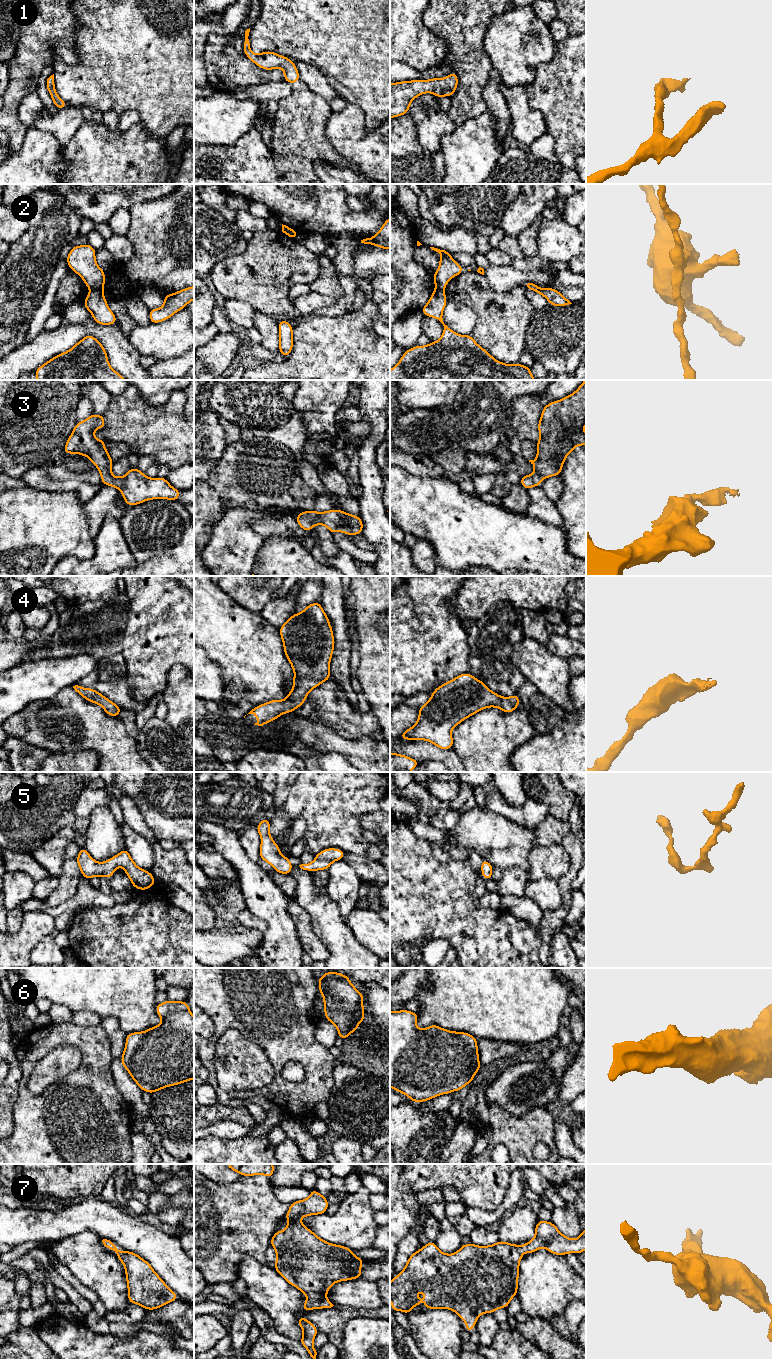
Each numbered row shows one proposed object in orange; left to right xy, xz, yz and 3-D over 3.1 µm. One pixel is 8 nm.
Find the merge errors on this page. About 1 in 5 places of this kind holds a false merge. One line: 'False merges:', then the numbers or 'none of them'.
False merges: 2

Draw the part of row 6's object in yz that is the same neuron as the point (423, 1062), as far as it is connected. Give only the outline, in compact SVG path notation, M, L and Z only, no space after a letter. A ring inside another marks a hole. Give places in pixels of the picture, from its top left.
M408 1010L390 1011L390 1087L405 1094L414 1103L461 1090L472 1082L477 1071L482 1068L479 1063L477 1038L473 1035L449 1031L436 1024L418 1029L417 1020L418 1013Z

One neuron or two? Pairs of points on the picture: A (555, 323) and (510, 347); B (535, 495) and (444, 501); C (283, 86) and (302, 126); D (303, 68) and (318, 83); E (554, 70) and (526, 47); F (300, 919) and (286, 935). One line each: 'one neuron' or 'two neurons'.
A: two neurons
B: two neurons
C: two neurons
D: one neuron
E: two neurons
F: two neurons

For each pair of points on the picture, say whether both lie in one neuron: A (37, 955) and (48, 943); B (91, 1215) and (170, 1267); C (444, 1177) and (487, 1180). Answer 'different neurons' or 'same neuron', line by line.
A: same neuron
B: same neuron
C: same neuron

